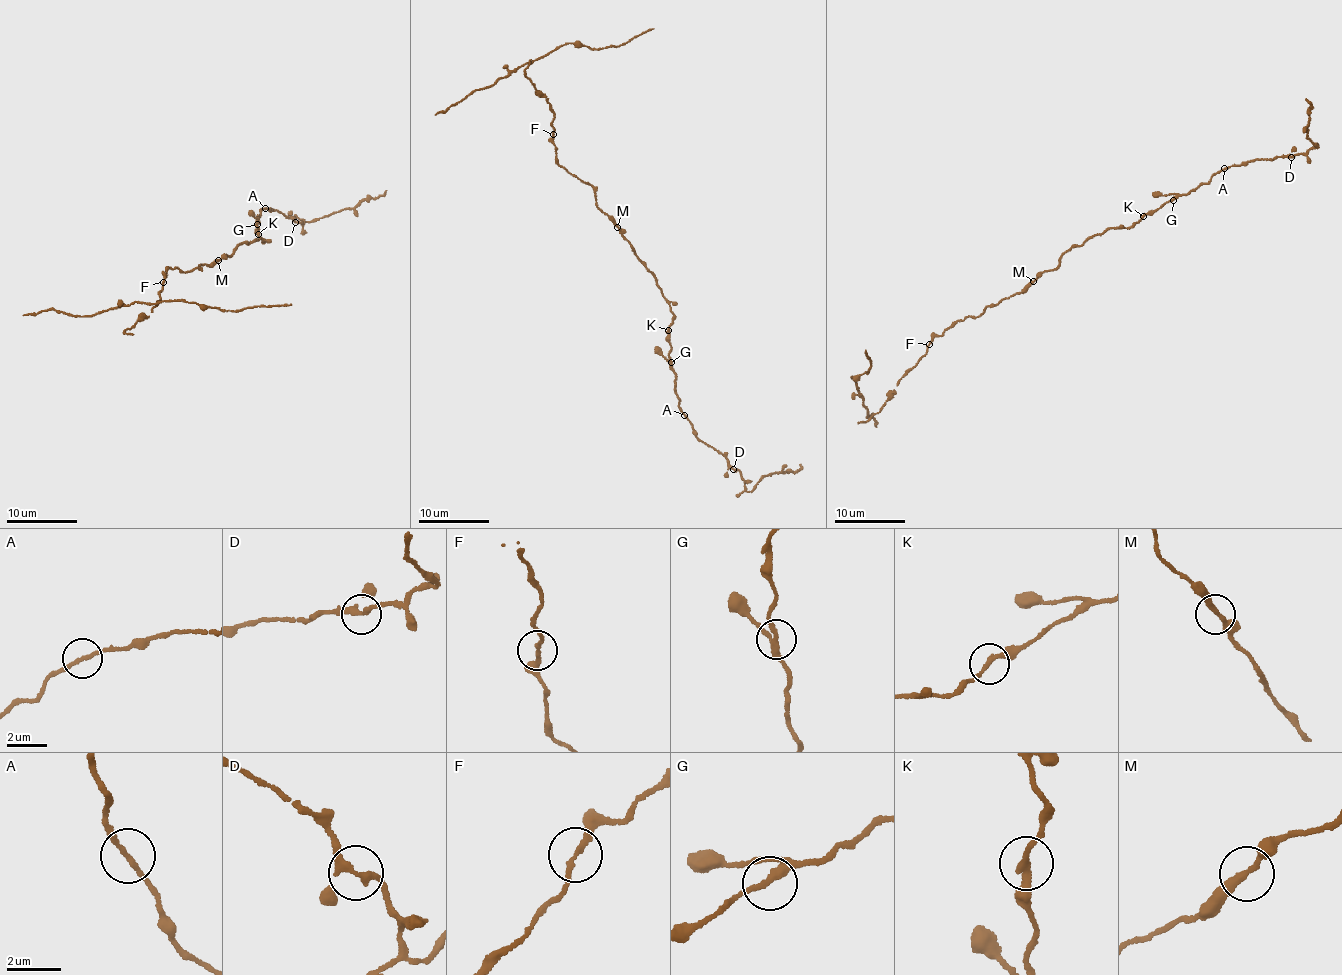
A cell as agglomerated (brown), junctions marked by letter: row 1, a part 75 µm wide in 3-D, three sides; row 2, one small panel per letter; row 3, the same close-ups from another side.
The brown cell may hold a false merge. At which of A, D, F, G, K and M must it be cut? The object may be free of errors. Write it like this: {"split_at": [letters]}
{"split_at": []}

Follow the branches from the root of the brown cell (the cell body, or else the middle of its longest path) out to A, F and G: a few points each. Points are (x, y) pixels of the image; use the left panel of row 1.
A: (218, 261), (241, 243), (260, 237), (262, 242), (256, 219), (265, 209)
F: (218, 261), (201, 263), (198, 269), (185, 271), (169, 267), (163, 282)
G: (218, 261), (225, 255), (229, 256), (241, 243), (248, 244), (260, 237), (262, 242), (256, 233), (257, 224)

